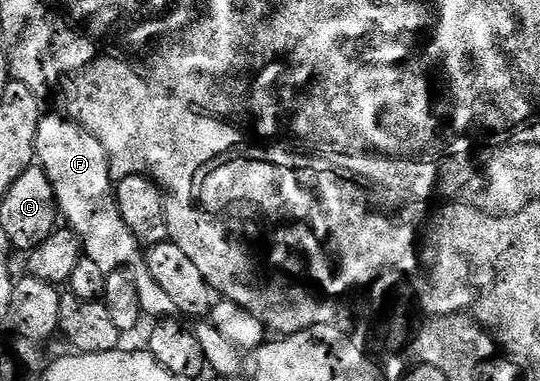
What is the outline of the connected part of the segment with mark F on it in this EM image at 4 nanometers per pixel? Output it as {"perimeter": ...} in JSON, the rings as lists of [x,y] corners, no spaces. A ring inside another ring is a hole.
{"perimeter":[[[51,112],[51,115],[45,114],[39,119],[34,148],[36,163],[43,167],[53,184],[60,215],[81,240],[84,257],[94,260],[101,272],[106,274],[127,267],[133,268],[137,296],[144,315],[151,320],[170,319],[176,313],[173,299],[159,287],[157,280],[153,280],[153,272],[149,272],[146,261],[143,261],[139,242],[129,232],[125,220],[121,219],[111,167],[101,142],[80,124]]]}

